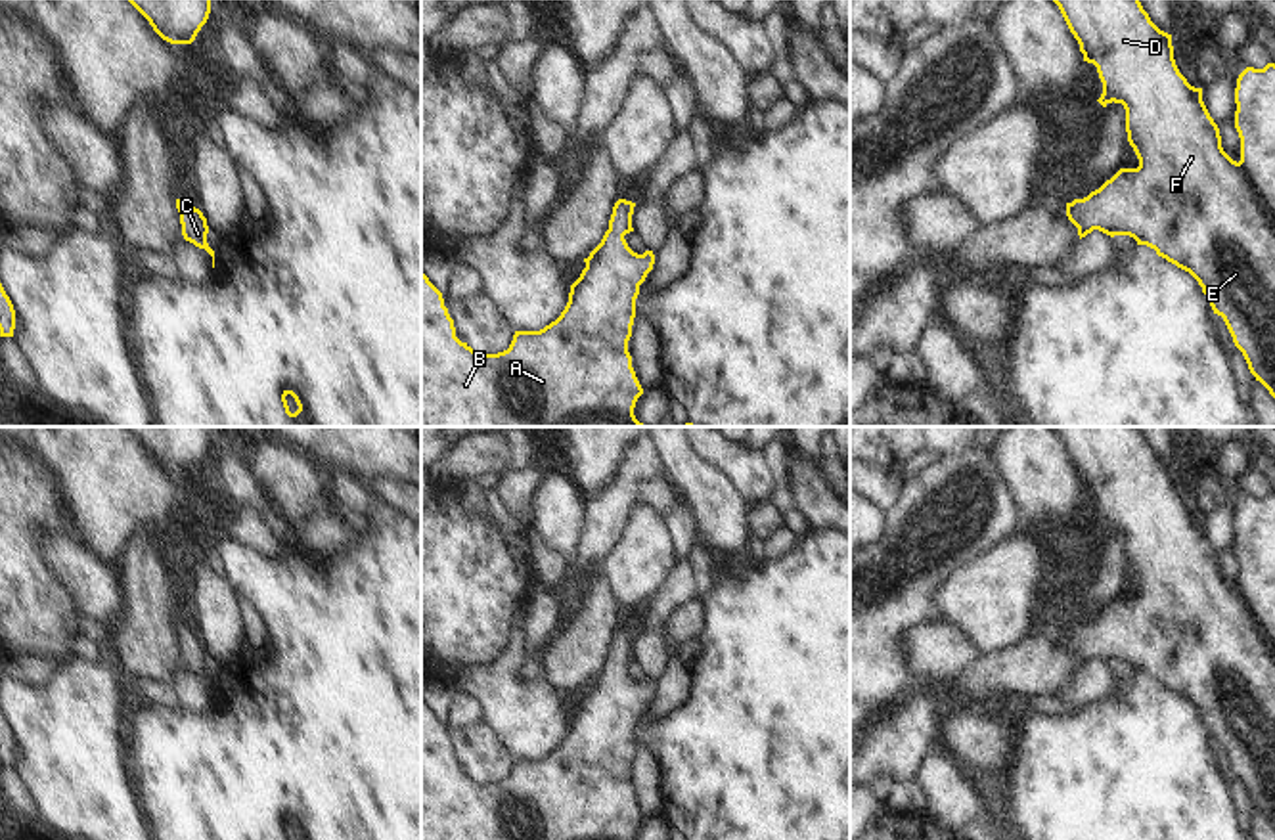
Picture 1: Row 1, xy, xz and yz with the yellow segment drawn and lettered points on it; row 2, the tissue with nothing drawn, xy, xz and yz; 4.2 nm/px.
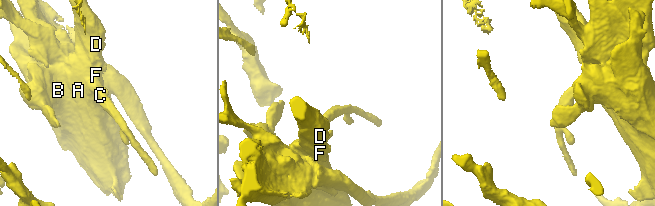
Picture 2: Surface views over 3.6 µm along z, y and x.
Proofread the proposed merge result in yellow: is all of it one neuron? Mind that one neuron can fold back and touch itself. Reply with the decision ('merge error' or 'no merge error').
no merge error

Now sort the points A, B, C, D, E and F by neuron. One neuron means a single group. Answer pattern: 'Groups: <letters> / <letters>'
Groups: A B C D E F

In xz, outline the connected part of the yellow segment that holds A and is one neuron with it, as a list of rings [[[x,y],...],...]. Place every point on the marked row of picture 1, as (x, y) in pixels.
[[[618,199],[601,243],[584,258],[586,268],[570,285],[561,316],[540,331],[515,331],[507,350],[481,354],[456,337],[442,293],[421,270],[421,427],[647,427],[634,415],[643,388],[632,367],[628,341],[639,285],[653,270],[655,254],[634,253],[624,235],[634,232],[636,203]]]

